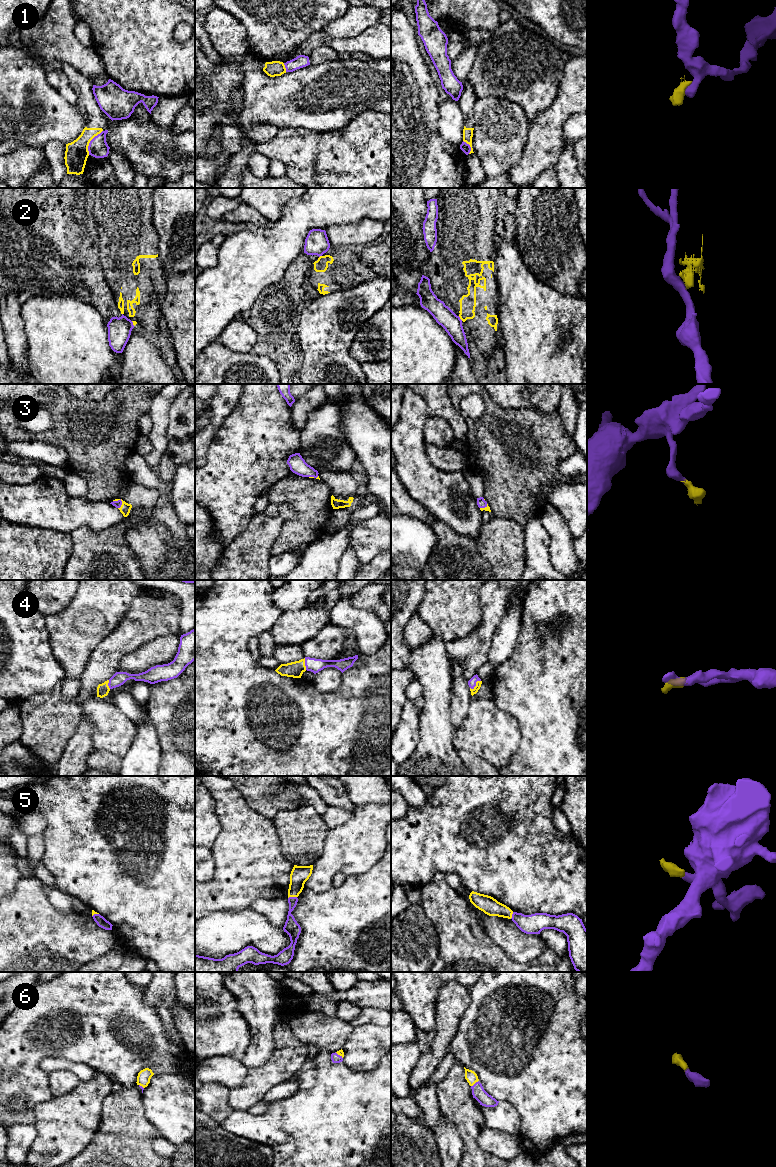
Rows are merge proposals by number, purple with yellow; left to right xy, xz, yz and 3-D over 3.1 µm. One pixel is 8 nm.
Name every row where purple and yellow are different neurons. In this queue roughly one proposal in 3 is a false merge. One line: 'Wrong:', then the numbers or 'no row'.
Wrong: 1, 2

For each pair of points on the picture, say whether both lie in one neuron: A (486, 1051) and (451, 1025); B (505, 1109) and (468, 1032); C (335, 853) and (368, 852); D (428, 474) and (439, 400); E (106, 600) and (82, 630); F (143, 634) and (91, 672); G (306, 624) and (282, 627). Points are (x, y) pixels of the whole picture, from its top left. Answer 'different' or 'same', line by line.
A: different
B: different
C: same
D: different
E: same
F: same
G: same

